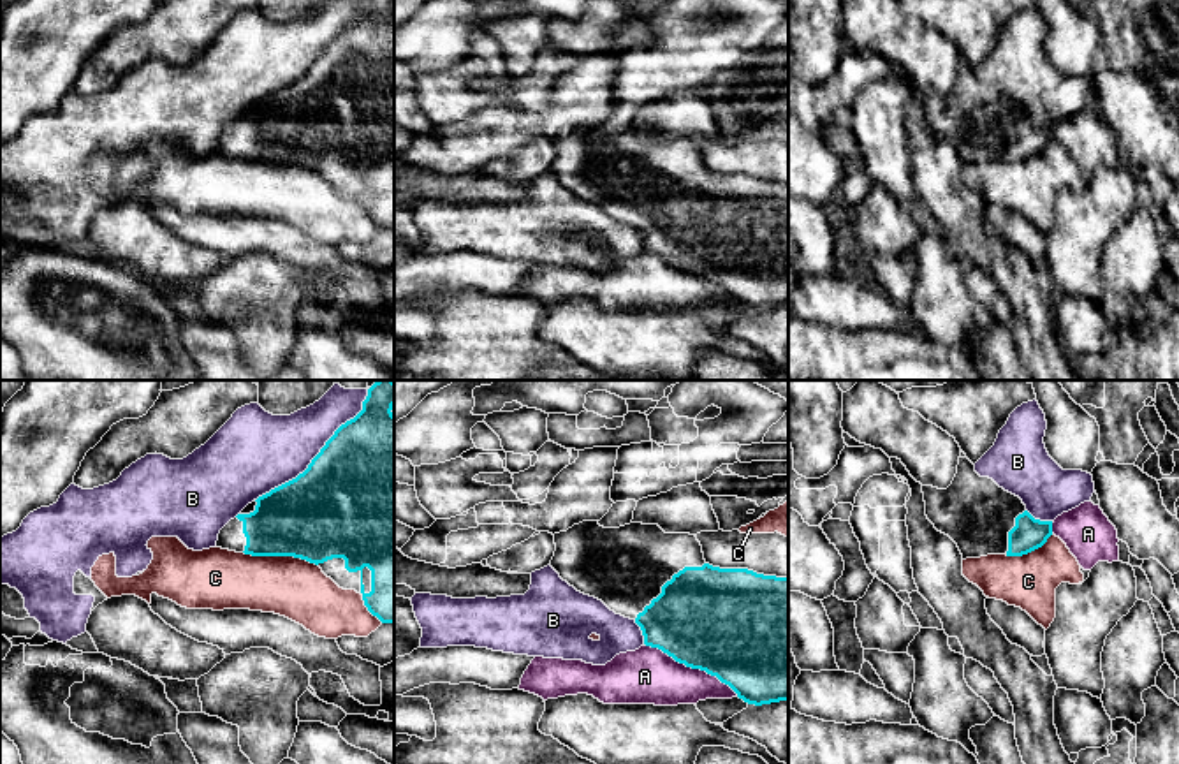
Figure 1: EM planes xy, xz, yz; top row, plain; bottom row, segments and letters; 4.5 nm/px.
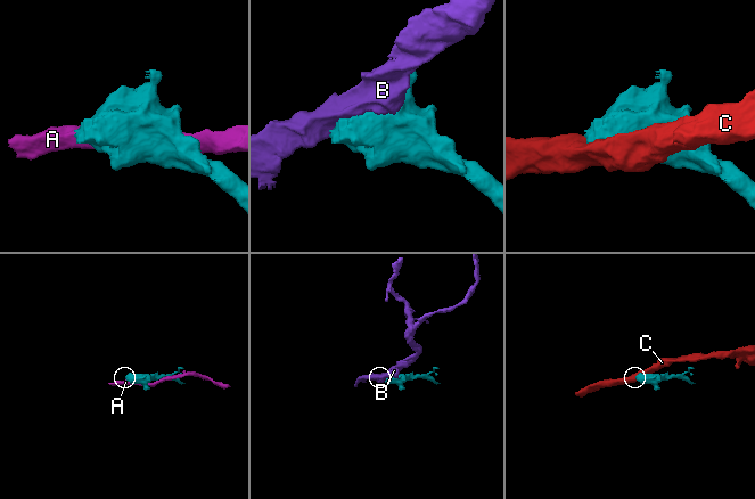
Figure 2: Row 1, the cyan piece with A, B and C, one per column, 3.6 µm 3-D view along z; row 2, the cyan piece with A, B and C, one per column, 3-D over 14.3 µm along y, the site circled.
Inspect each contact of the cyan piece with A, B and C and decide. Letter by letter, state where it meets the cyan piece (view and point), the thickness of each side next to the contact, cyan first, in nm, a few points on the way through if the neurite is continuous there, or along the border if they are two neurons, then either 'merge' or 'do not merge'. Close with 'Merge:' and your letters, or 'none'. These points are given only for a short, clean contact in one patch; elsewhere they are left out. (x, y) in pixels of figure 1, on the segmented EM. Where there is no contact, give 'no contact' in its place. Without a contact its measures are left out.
A: contact xz (692, 668); calibres 480 and 260 nm; do not merge
B: contact xy (321, 451); calibres 500 and 340 nm; do not merge
C: contact xy (280, 555); calibres 400 and 280 nm; do not merge
Merge: none

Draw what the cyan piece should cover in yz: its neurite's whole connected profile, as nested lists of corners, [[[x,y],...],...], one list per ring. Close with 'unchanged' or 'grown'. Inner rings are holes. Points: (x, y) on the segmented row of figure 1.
[[[968,458],[947,489],[922,486],[926,516],[948,535],[963,560],[987,555],[1022,556],[1052,535],[1052,521],[1035,519],[1022,500],[980,477]]]; grown

